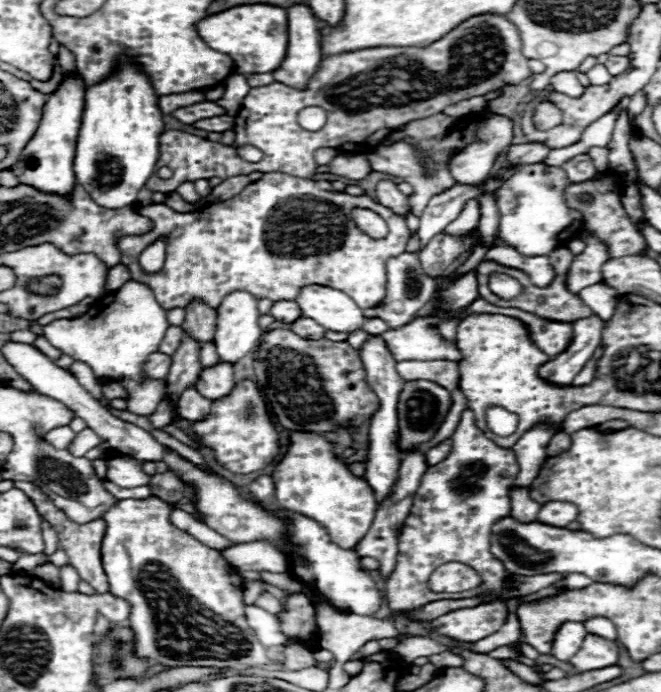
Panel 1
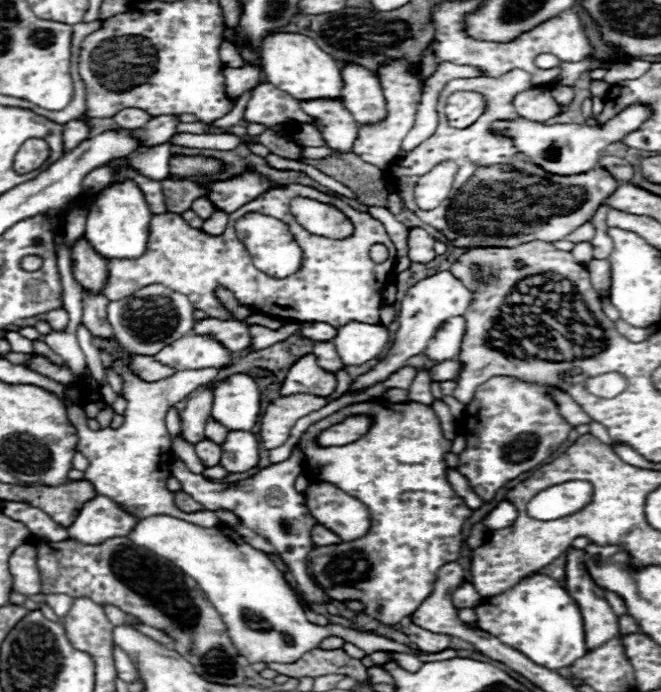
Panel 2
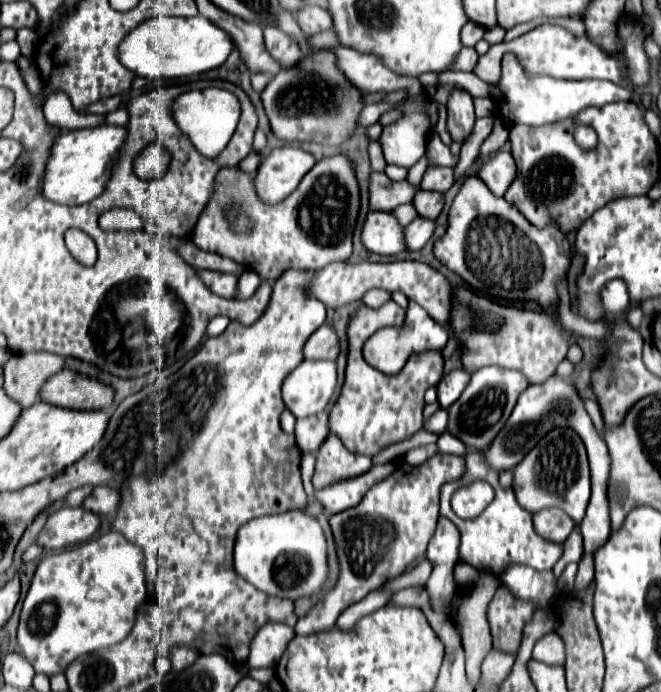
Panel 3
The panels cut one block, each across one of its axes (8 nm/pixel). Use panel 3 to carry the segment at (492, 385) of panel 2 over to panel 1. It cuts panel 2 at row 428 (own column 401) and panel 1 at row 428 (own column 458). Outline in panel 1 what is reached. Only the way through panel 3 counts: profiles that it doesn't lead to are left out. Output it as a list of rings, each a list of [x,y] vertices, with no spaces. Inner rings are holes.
[[[464,410],[462,420],[452,434],[452,454],[436,466],[430,466],[420,480],[420,488],[412,500],[410,514],[398,538],[396,570],[386,580],[386,602],[392,612],[416,610],[434,600],[462,600],[484,592],[498,592],[508,572],[500,560],[490,554],[492,524],[510,514],[508,488],[516,480],[518,464],[510,448],[500,448],[484,436],[474,424],[474,412]],[[452,560],[472,566],[484,580],[482,586],[458,592],[436,594],[428,588],[430,574]]]

